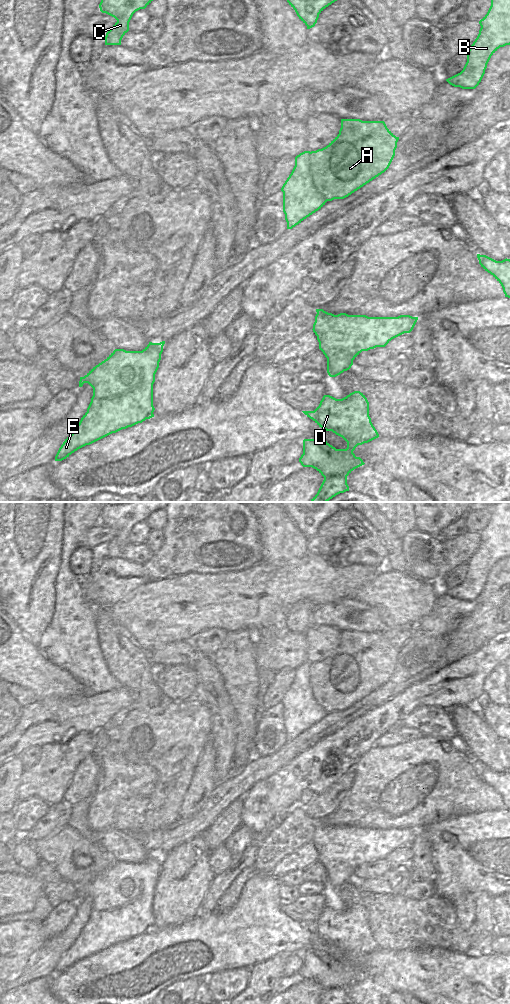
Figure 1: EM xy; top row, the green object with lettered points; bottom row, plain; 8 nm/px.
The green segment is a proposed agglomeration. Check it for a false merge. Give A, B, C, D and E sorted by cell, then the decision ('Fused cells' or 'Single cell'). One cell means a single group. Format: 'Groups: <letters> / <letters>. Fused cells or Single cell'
Groups: A / B C D E. Fused cells.

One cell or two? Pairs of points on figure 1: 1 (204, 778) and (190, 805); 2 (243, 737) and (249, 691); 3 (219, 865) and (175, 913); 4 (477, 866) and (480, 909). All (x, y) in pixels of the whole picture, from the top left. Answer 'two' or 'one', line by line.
1: one
2: one
3: two
4: two

